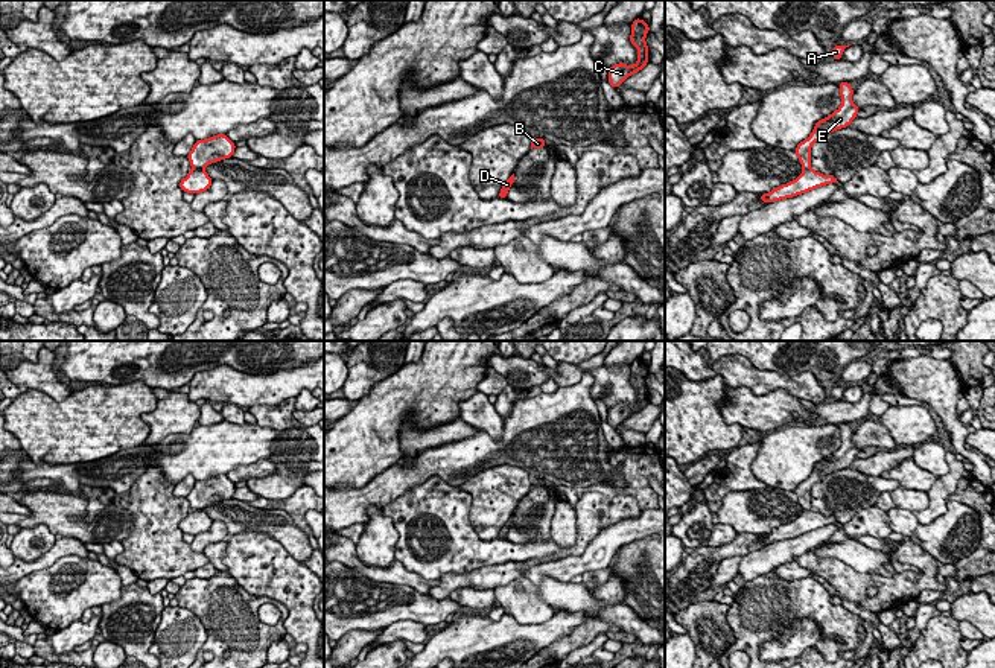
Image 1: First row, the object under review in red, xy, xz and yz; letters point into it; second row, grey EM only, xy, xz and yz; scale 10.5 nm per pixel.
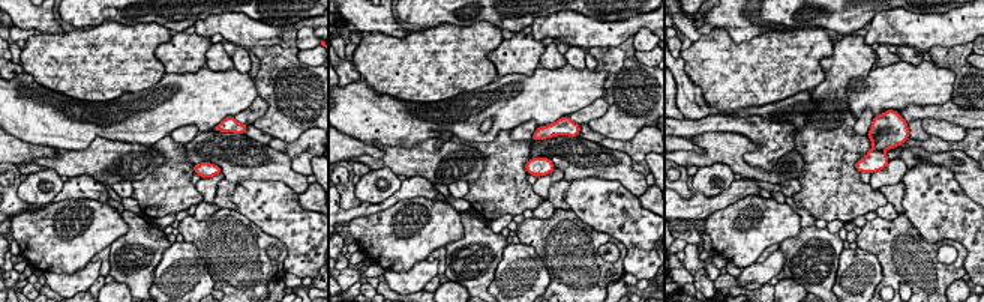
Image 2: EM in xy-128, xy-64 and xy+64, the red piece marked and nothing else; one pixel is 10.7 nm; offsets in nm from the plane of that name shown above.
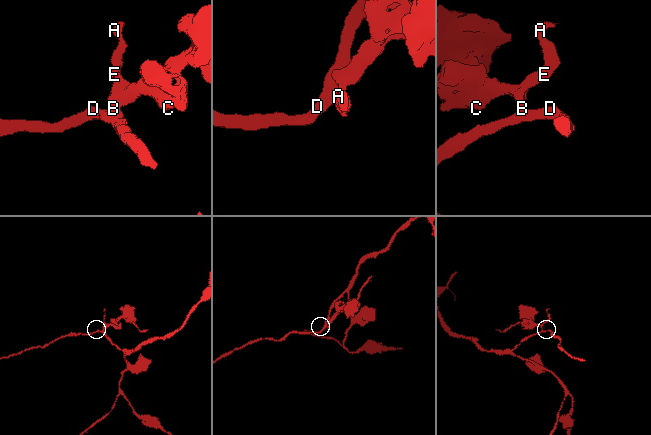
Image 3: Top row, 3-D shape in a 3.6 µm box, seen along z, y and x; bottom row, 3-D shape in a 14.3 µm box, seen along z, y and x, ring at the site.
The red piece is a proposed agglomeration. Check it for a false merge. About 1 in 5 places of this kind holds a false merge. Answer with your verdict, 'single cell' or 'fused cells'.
fused cells

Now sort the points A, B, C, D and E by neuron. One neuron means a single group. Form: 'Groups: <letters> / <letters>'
Groups: A C E / B D

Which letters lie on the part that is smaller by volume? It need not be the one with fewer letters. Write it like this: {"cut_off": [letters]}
{"cut_off": ["A", "C", "E"]}

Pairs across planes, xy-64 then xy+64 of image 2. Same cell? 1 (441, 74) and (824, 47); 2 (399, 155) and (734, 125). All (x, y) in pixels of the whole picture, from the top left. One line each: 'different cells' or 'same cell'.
1: same cell
2: different cells

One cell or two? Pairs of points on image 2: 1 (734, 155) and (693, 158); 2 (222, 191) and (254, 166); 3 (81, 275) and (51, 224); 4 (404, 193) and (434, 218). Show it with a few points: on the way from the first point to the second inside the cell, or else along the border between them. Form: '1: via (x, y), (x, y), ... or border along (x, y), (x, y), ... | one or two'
1: via (723, 155), (704, 158) | one
2: border along (225, 178), (236, 184) | two
3: border along (90, 260), (74, 272), (44, 272) | two
4: border along (435, 199), (401, 199), (378, 212) | two

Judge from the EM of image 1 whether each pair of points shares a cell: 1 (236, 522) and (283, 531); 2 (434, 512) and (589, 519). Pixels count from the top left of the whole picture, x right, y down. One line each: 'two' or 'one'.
1: one
2: one

